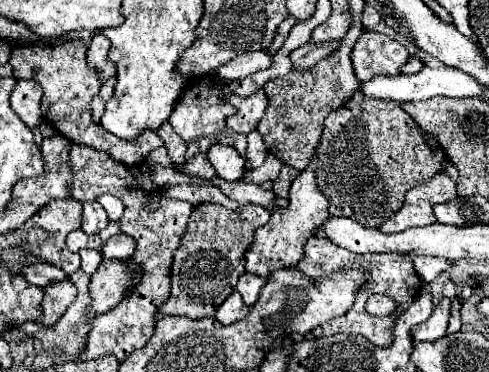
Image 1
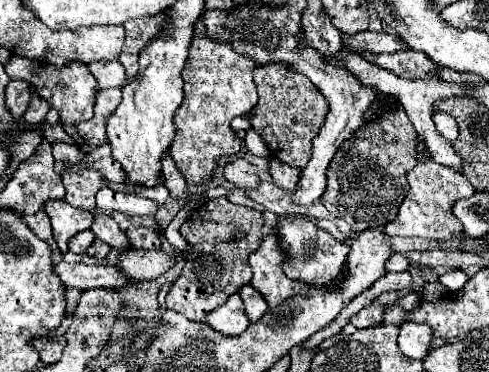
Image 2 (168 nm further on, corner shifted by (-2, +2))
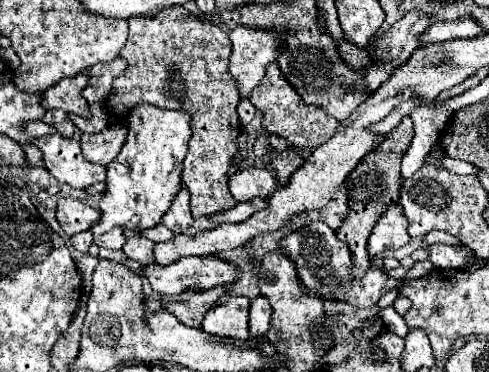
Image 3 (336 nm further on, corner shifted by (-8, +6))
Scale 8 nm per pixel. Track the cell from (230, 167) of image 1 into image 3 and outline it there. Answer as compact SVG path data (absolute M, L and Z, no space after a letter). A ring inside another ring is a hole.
M242 169L230 177L230 193L236 201L250 201L254 197L266 199L276 191L276 179L268 169Z

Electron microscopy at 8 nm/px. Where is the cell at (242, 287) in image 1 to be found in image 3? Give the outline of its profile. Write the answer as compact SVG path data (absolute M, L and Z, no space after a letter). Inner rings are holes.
M258 297L252 301L250 321L248 321L252 339L264 339L266 337L266 333L270 329L270 315L272 315L272 309L270 309L266 297Z

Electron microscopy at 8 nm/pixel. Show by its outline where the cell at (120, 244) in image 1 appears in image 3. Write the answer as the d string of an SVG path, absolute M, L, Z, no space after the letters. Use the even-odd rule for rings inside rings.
M156 225L152 229L146 229L146 231L142 231L142 235L152 239L154 243L164 243L164 241L170 241L174 237L174 233L168 227L164 227L164 225Z

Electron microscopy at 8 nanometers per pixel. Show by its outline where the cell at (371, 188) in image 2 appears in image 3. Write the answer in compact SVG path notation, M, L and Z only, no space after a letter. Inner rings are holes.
M404 117L398 127L388 133L388 137L382 141L382 145L378 149L374 149L372 153L368 153L366 157L362 157L362 161L356 165L356 169L348 175L348 195L350 195L350 213L346 217L346 221L342 223L342 227L338 229L338 239L344 241L354 255L354 277L364 275L364 271L372 265L370 257L368 257L368 249L366 249L366 241L368 235L374 227L374 223L378 221L380 213L384 213L384 209L388 205L398 203L400 199L400 161L402 155L408 151L410 141L414 137L414 125L410 117Z

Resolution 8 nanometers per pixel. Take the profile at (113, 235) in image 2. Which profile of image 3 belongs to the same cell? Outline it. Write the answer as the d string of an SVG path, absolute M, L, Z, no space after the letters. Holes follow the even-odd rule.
M128 231L126 235L126 245L124 245L124 253L128 255L128 259L138 261L140 265L150 265L156 263L154 259L154 241L148 241L144 235L140 235L138 231Z

